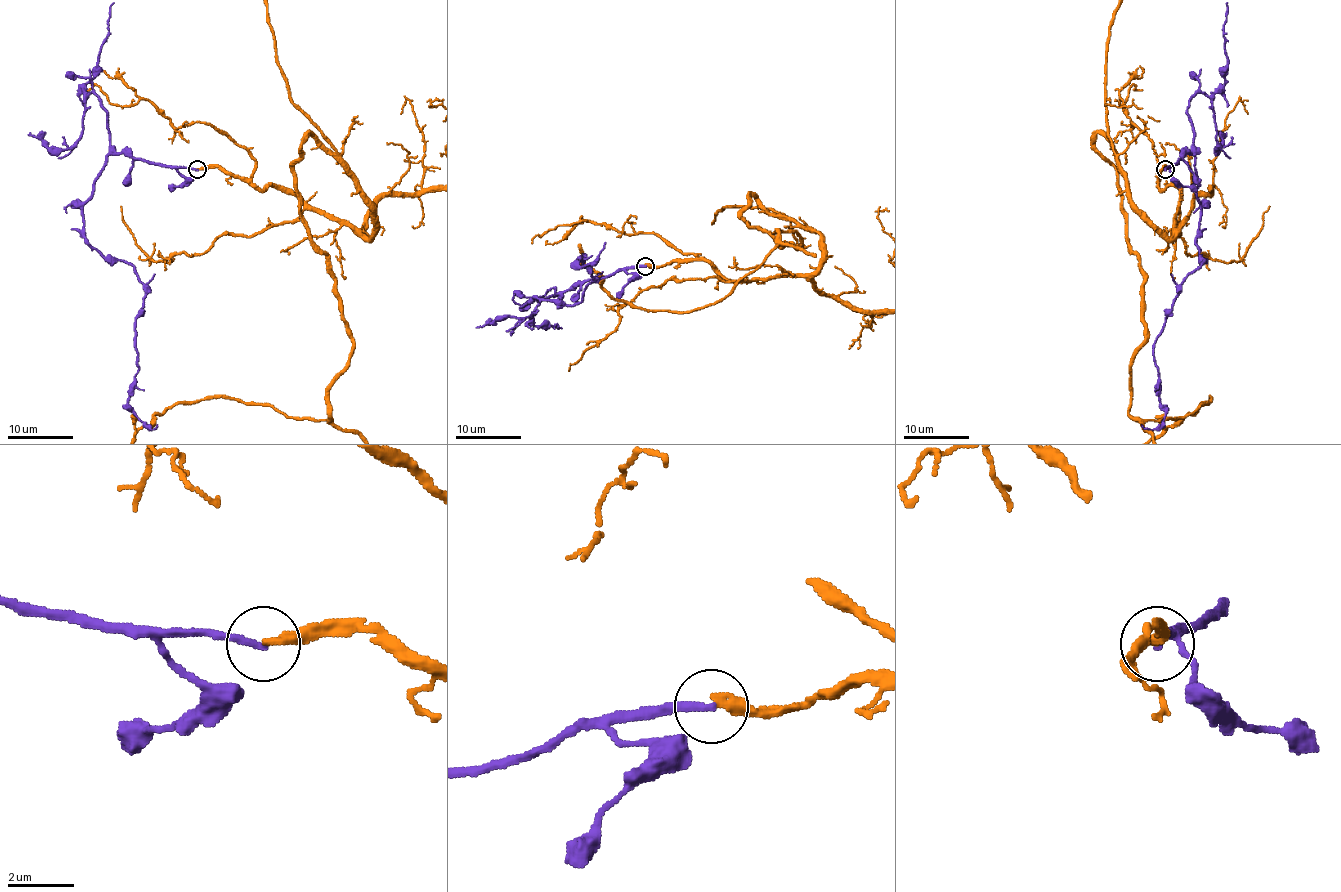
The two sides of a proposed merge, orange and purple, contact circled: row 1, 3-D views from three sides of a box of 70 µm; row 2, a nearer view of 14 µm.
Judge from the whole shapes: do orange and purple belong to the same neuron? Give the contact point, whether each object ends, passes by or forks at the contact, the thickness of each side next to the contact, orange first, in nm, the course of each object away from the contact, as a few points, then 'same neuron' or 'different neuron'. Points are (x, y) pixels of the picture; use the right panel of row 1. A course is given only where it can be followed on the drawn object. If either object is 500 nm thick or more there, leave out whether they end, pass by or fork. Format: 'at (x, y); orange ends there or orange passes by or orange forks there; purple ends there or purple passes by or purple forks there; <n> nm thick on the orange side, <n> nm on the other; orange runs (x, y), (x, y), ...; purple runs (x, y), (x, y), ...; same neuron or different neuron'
at (1165, 169); orange ends there; purple ends there; 320 nm thick on the orange side, 240 nm on the other; orange runs (1165, 170), (1159, 186), (1180, 191), (1167, 237), (1128, 191), (1105, 101), (1108, 28); purple runs (1165, 170), (1195, 157), (1204, 261), (1188, 274), (1154, 345), (1164, 421), (1141, 425); different neuron

